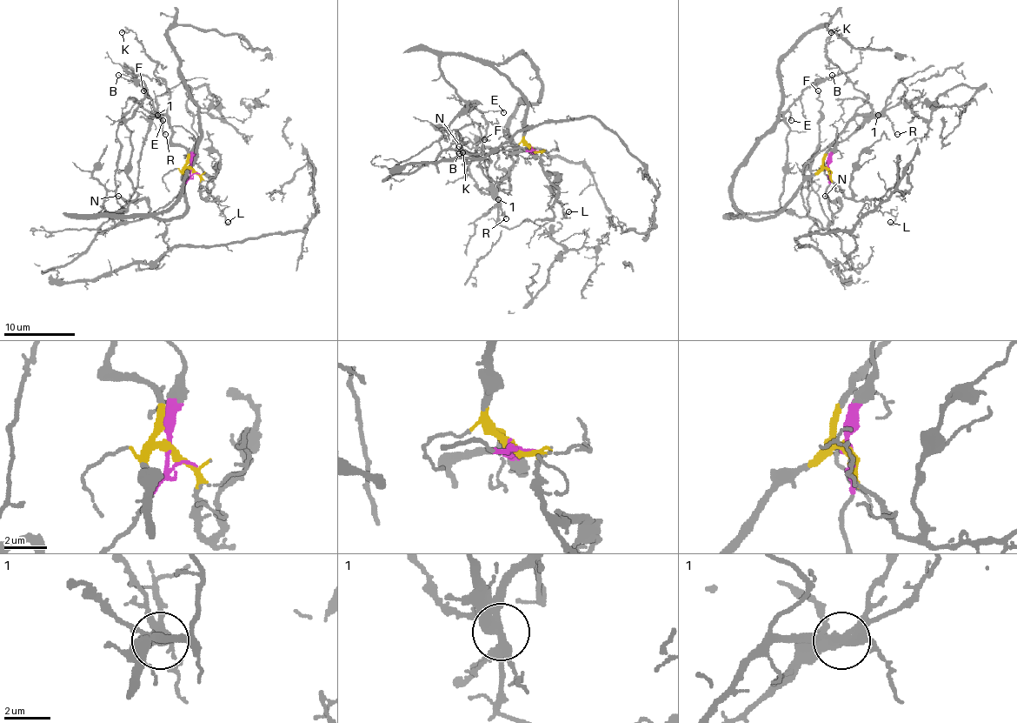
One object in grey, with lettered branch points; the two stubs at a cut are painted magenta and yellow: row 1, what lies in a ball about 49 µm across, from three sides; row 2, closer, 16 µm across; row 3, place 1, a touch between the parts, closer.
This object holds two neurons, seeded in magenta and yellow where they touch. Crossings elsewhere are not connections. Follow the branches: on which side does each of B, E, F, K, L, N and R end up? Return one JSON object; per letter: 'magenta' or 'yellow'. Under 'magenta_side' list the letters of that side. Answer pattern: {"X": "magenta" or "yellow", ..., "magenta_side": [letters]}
{"B": "yellow", "E": "yellow", "F": "magenta", "K": "yellow", "L": "yellow", "N": "magenta", "R": "yellow", "magenta_side": ["F", "N"]}

